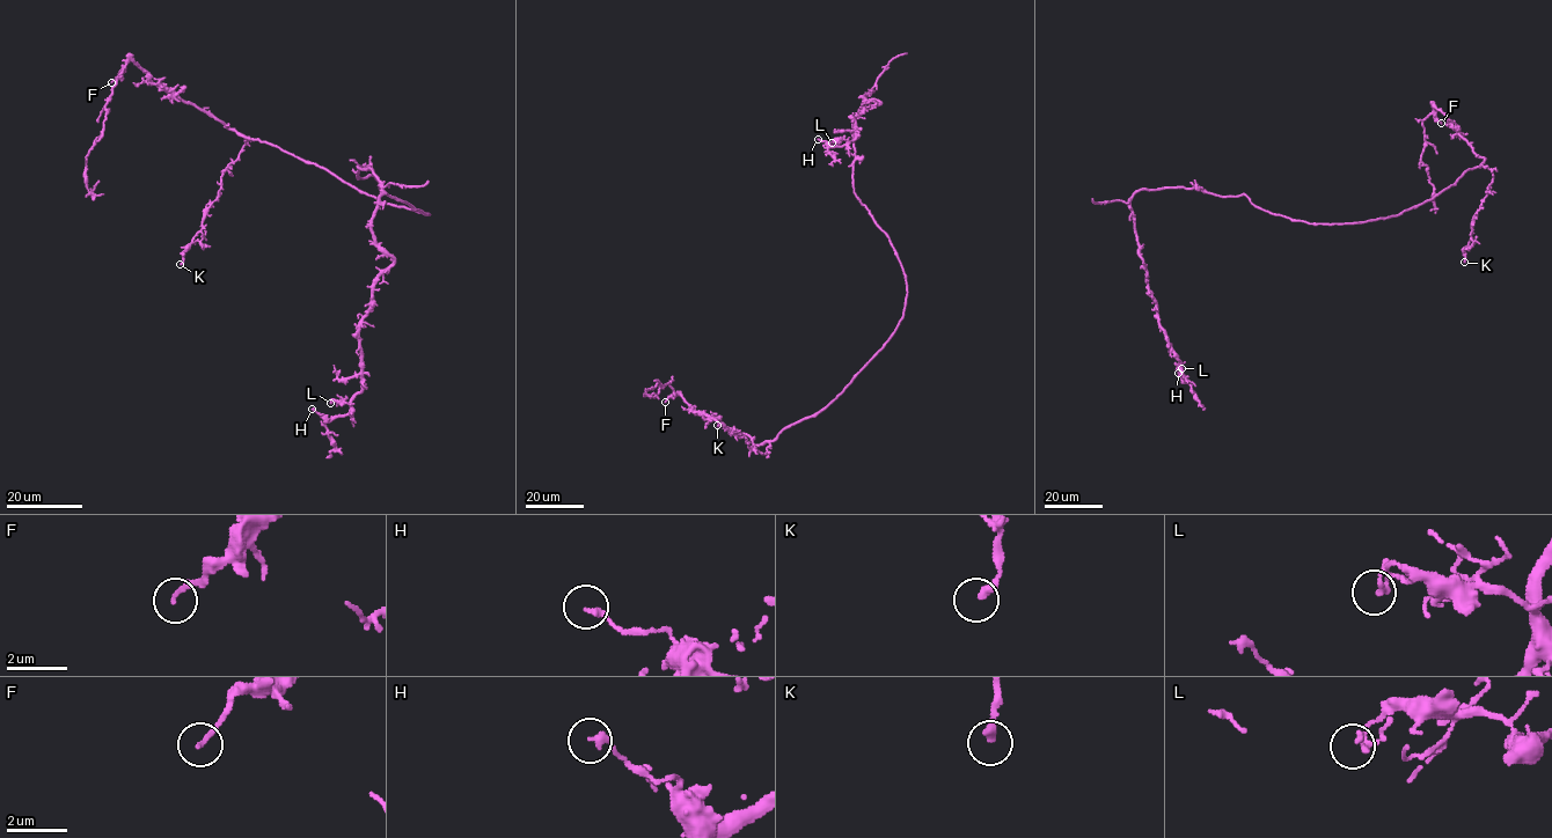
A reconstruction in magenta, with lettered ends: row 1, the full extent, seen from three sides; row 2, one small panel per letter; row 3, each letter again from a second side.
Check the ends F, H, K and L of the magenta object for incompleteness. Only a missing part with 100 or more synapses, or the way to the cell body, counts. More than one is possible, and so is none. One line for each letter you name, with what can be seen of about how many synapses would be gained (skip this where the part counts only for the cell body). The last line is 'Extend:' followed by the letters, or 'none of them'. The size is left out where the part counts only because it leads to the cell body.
Extend: none of them

